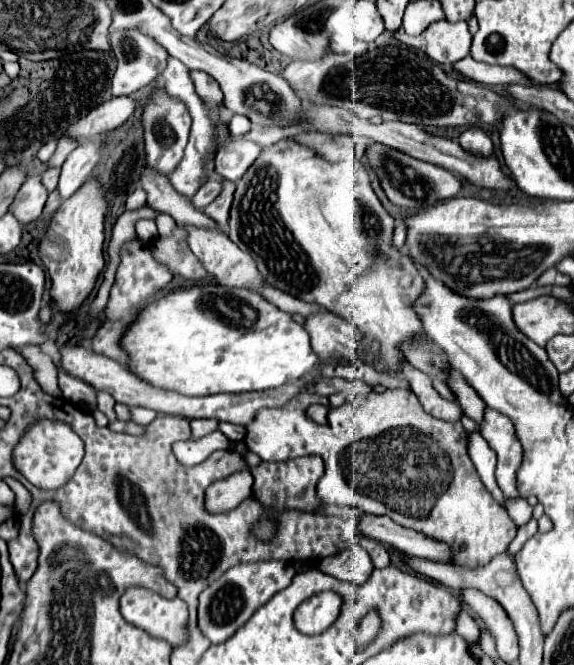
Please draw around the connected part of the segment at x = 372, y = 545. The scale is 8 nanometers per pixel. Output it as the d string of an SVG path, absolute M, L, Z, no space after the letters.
M365 538L365 548L367 548L367 552L369 552L375 568L385 568L385 566L389 566L389 554L387 554L387 550L383 548L381 542L371 540L371 538Z

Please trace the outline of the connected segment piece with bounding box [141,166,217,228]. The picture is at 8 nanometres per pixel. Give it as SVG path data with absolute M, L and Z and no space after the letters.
M145 166L141 182L143 182L143 190L147 192L147 204L155 210L161 210L161 212L173 216L179 226L185 226L185 224L195 224L201 228L217 226L207 214L203 214L201 210L191 206L191 202L185 196L179 196L179 192L175 192L175 188L171 188L167 176Z

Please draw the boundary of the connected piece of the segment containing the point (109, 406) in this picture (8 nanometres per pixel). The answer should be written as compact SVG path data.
M99 392L99 410L109 418L109 424L115 422L115 418L117 418L113 406L115 406L115 398L109 396L107 392Z

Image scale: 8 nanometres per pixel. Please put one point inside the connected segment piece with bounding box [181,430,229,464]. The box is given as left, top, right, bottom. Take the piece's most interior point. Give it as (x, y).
(193, 451)

